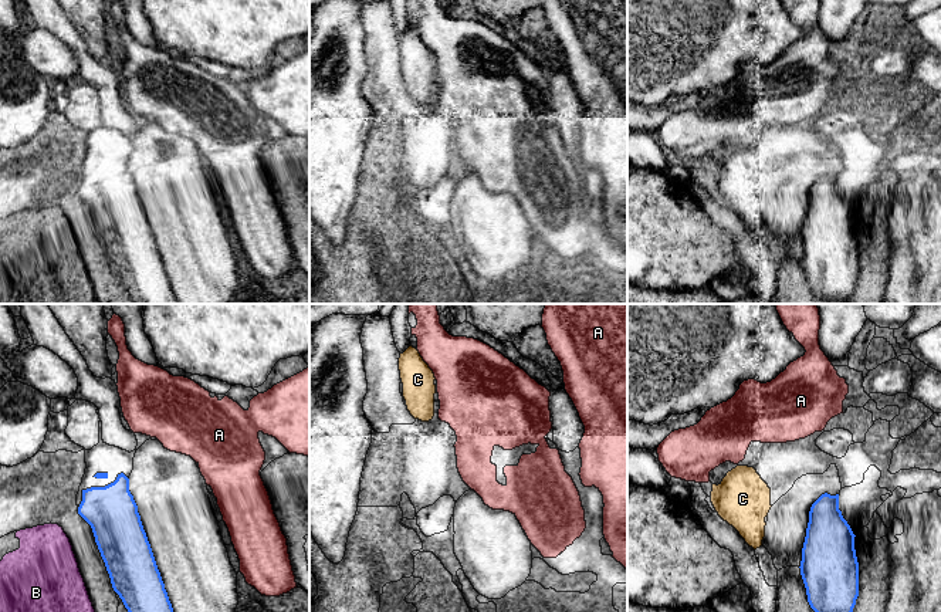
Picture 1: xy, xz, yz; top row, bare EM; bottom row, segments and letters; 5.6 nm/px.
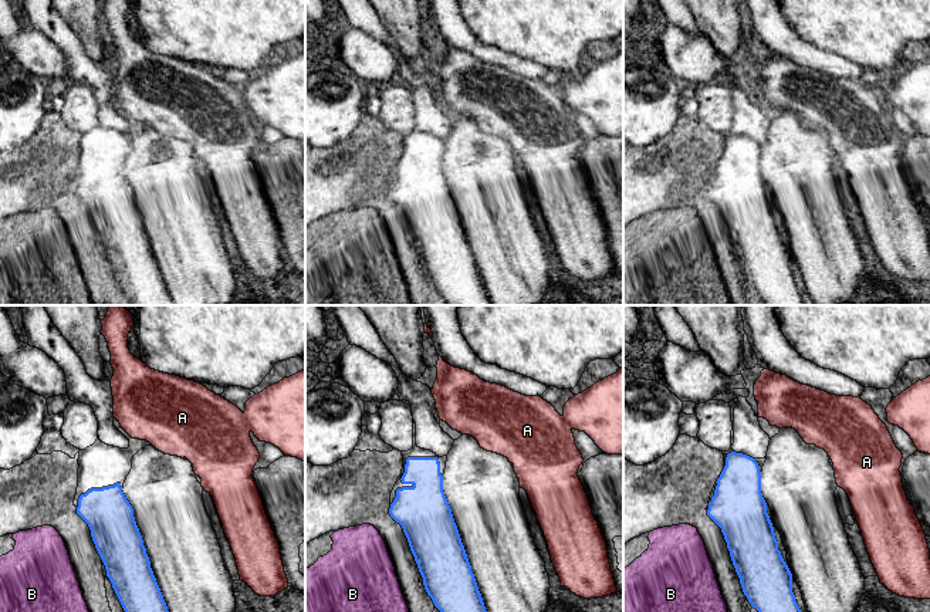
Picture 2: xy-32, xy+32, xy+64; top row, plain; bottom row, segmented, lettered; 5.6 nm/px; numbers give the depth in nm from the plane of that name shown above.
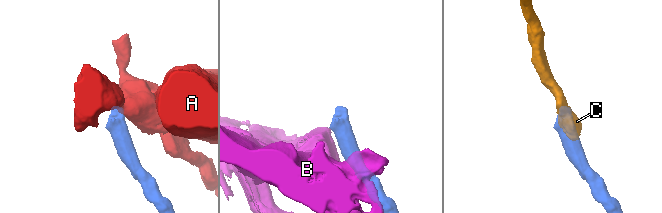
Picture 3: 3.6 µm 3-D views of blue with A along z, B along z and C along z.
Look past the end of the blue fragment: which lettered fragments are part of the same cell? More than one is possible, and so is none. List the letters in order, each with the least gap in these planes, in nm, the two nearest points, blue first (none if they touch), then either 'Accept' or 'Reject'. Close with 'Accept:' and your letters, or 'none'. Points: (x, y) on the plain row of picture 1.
A: Distance 240 nm. Across: xy (122, 155), (134, 114). Reject
B: Distance 120 nm. Across: xy (78, 195), (61, 209). Reject
C: Distance 220 nm. Across: yz (809, 193), (771, 188). Accept
Accept: C

